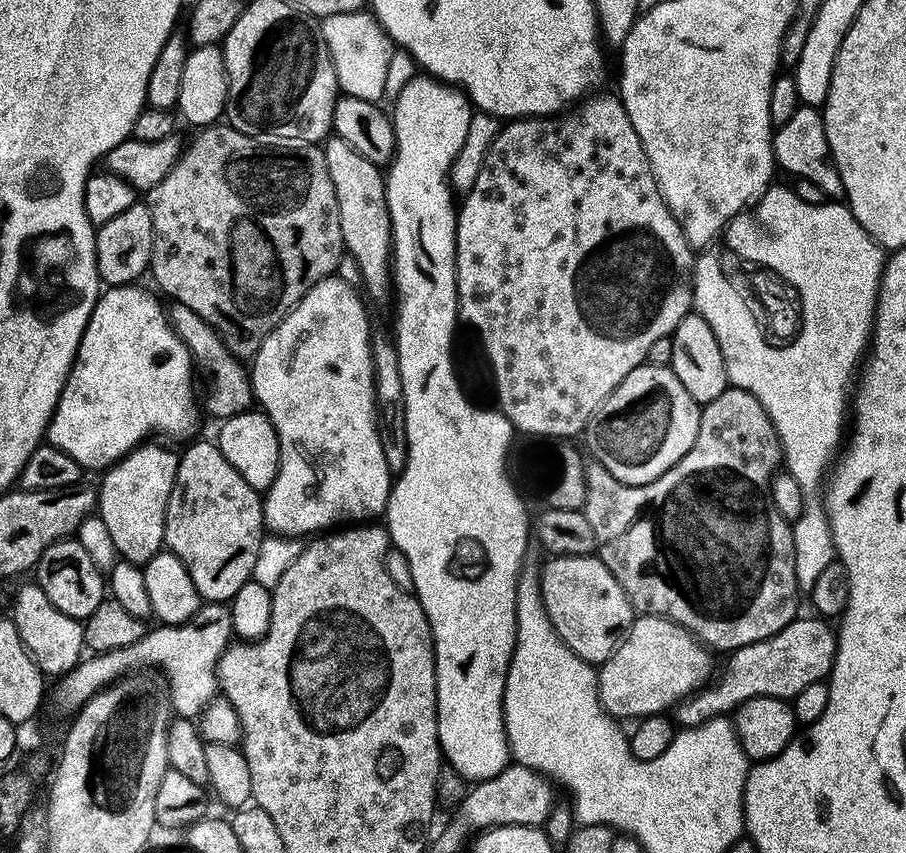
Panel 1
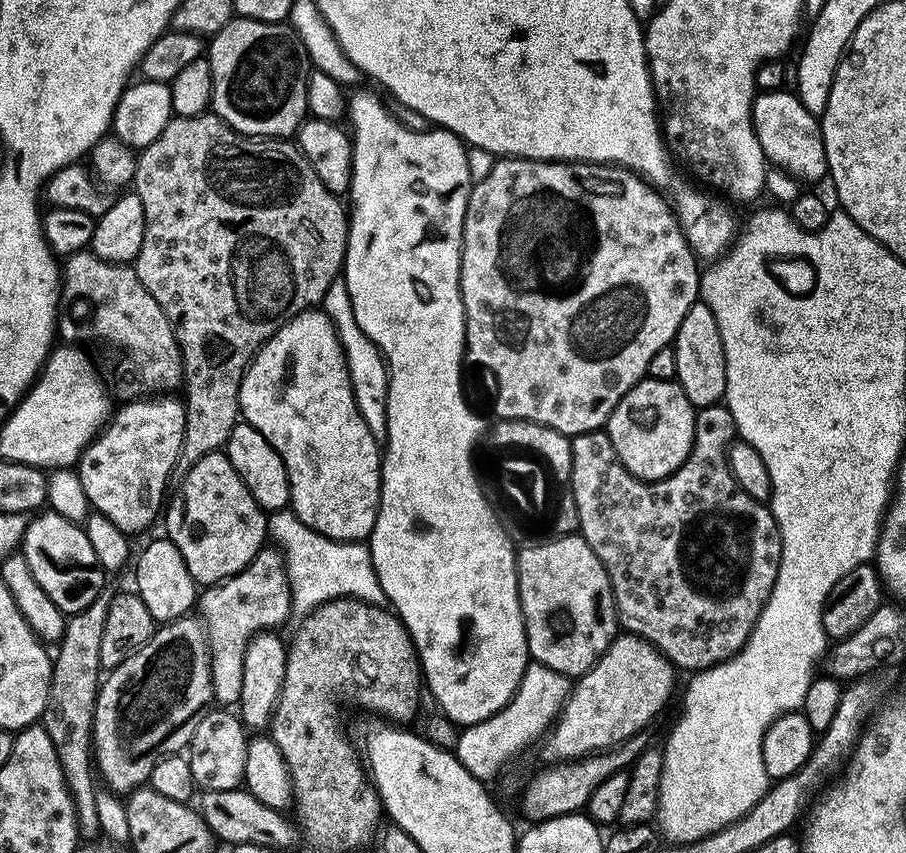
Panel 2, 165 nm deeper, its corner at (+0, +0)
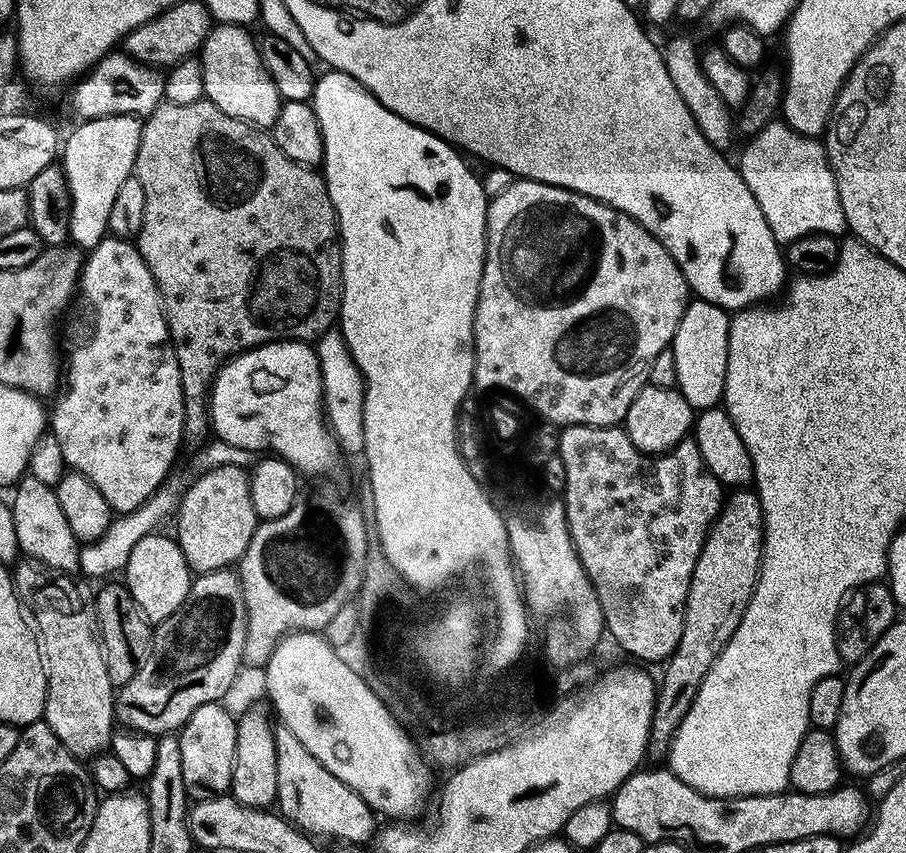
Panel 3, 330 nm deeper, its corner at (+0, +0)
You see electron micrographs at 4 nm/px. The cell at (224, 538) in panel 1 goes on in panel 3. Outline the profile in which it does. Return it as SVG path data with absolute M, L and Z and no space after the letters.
M223 464L202 474L189 486L184 496L179 497L174 513L174 539L189 569L196 574L219 568L231 569L246 554L258 523L254 502L250 502L249 473L241 465Z

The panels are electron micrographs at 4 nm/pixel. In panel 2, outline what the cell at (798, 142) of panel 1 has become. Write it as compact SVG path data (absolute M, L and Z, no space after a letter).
M757 91L752 100L752 125L754 134L758 134L758 146L762 146L769 165L789 172L797 182L820 180L828 176L826 146L817 113L806 110L795 91Z

